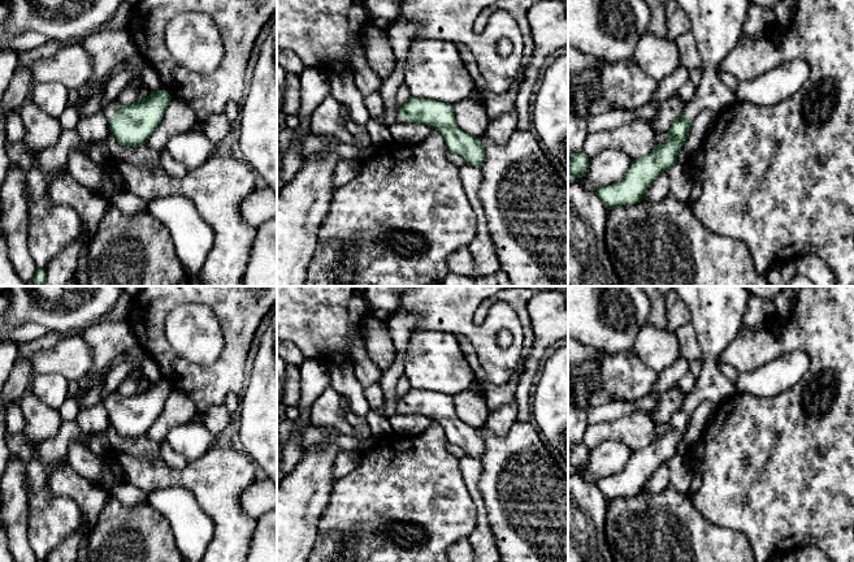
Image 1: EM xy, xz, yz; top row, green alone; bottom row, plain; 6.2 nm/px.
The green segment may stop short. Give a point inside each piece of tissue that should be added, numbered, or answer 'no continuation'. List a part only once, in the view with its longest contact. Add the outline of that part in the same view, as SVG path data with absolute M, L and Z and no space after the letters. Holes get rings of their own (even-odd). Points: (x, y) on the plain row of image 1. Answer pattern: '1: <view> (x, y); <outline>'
1: xy (112, 398); M114 390L112 393L109 393L107 395L107 398L103 401L103 405L105 406L107 410L109 410L110 407L116 406L117 402L121 399L122 397Z

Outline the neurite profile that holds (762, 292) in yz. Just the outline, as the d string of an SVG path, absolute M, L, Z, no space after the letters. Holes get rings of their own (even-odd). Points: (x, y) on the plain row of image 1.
M745 286L750 295L755 295L763 299L775 299L785 286Z

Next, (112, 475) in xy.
M104 461L103 480L100 485L109 492L120 481L125 481L123 474L118 470L116 464Z

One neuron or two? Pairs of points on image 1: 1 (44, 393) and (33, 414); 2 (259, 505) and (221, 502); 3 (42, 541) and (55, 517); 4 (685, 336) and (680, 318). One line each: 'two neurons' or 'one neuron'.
1: two neurons
2: two neurons
3: one neuron
4: two neurons

